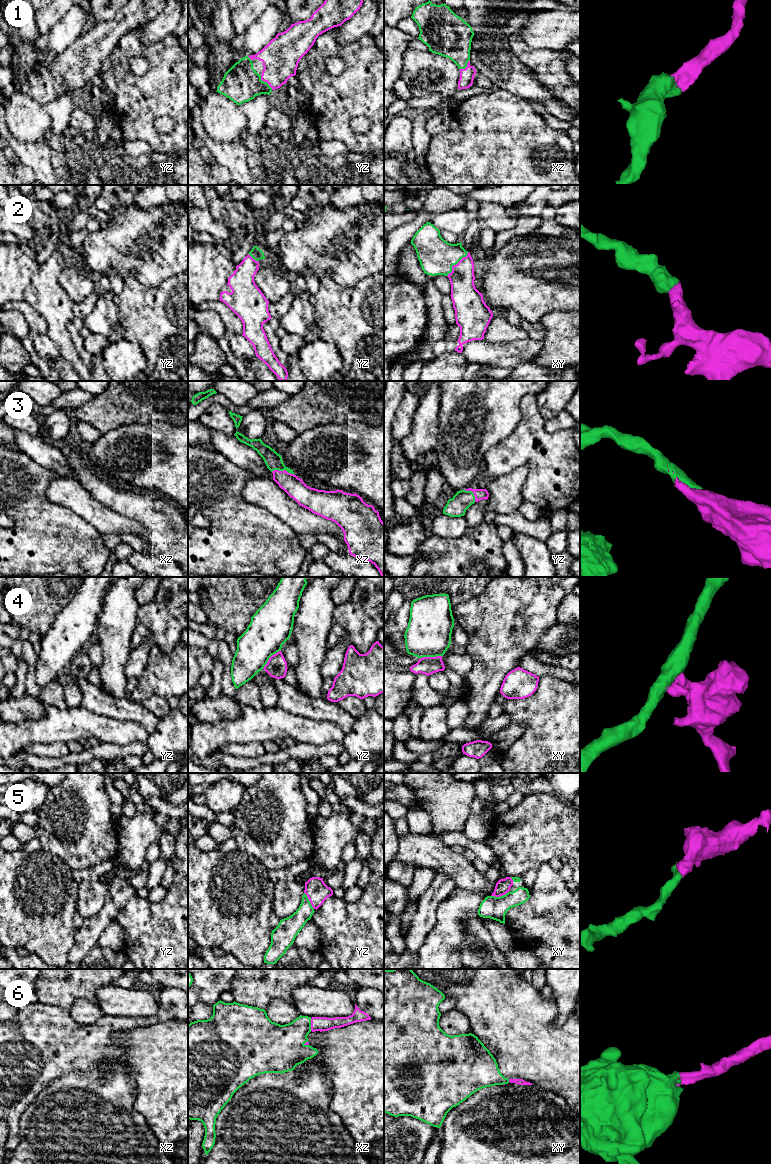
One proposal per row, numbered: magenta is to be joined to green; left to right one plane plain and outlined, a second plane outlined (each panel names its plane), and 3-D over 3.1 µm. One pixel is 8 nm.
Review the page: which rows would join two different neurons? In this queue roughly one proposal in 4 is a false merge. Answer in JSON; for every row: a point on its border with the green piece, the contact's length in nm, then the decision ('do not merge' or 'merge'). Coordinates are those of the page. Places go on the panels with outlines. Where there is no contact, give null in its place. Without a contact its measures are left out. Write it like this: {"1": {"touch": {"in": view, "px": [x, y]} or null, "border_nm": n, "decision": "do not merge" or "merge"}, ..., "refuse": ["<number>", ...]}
{"1": {"touch": {"in": "yz", "px": [265, 82]}, "border_nm": 160, "decision": "merge"}, "2": {"touch": {"in": "xy", "px": [455, 264]}, "border_nm": 260, "decision": "merge"}, "3": {"touch": {"in": "xz", "px": [283, 470]}, "border_nm": 190, "decision": "merge"}, "4": {"touch": {"in": "yz", "px": [269, 657]}, "border_nm": 220, "decision": "do not merge"}, "5": {"touch": {"in": "xy", "px": [500, 896]}, "border_nm": 150, "decision": "merge"}, "6": {"touch": {"in": "xz", "px": [310, 1024]}, "border_nm": 100, "decision": "merge"}, "refuse": ["4"]}

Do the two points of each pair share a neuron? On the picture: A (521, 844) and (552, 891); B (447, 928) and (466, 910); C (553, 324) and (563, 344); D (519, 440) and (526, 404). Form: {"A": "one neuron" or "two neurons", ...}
{"A": "two neurons", "B": "one neuron", "C": "one neuron", "D": "one neuron"}

